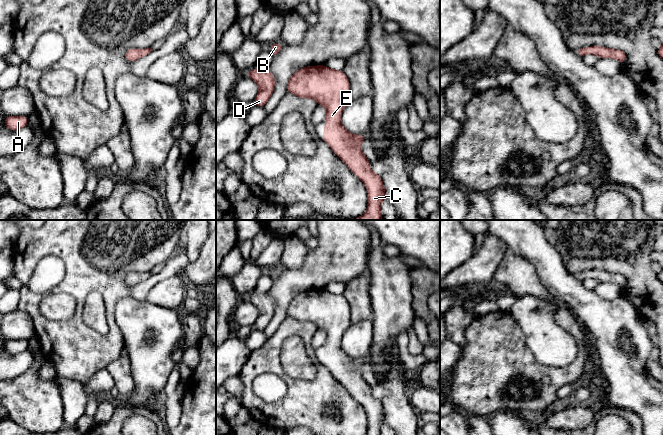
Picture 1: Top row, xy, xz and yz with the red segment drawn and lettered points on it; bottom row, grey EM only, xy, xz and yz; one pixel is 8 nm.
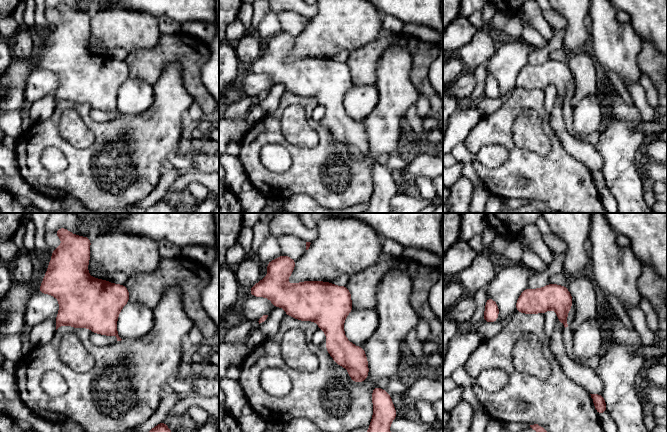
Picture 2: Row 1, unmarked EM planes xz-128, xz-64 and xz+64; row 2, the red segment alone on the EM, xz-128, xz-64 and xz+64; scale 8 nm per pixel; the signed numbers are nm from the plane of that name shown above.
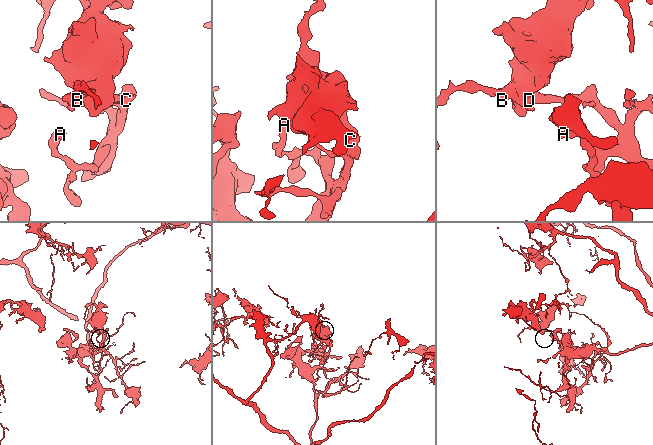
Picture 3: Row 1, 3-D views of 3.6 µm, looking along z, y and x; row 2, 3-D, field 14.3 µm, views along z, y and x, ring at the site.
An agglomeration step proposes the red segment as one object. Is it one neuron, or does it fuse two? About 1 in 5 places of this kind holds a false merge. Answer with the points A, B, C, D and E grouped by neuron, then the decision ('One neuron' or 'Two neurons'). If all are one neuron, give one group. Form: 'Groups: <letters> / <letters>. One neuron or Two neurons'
Groups: A B C D E. One neuron

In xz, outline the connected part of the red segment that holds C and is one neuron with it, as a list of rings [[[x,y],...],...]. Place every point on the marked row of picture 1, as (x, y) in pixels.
[[[325,65],[306,66],[297,70],[287,82],[287,93],[315,100],[326,108],[323,141],[363,181],[368,191],[367,212],[352,220],[382,220],[381,203],[386,200],[380,175],[375,174],[361,150],[366,135],[351,134],[342,124],[342,111],[351,100],[350,84],[342,70]]]

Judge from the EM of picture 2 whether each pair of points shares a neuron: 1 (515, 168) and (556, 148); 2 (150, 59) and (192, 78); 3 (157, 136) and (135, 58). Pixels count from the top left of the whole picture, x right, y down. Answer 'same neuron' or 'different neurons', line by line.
1: same neuron
2: same neuron
3: different neurons

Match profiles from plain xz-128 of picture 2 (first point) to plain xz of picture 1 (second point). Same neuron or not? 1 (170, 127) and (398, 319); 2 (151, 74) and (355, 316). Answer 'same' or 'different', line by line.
1: same
2: same

